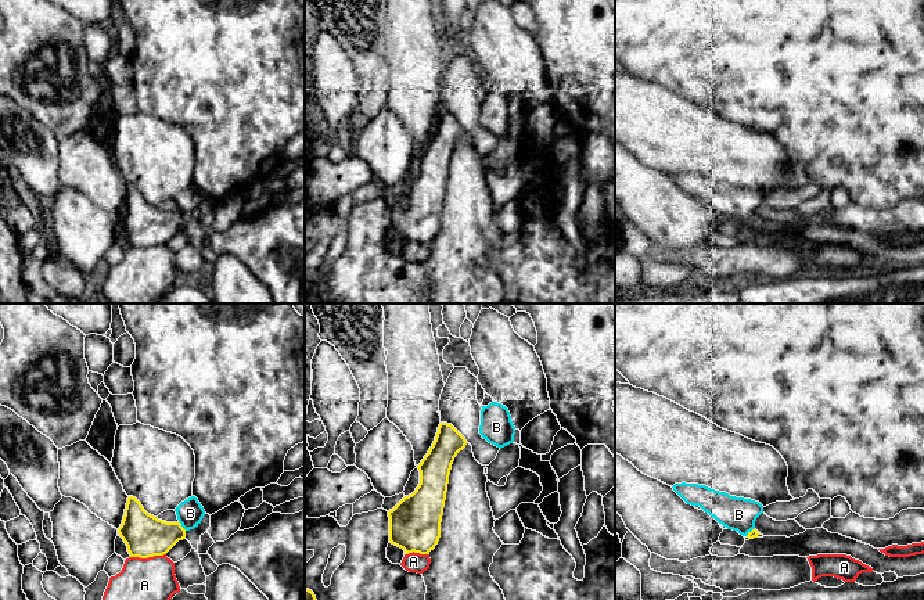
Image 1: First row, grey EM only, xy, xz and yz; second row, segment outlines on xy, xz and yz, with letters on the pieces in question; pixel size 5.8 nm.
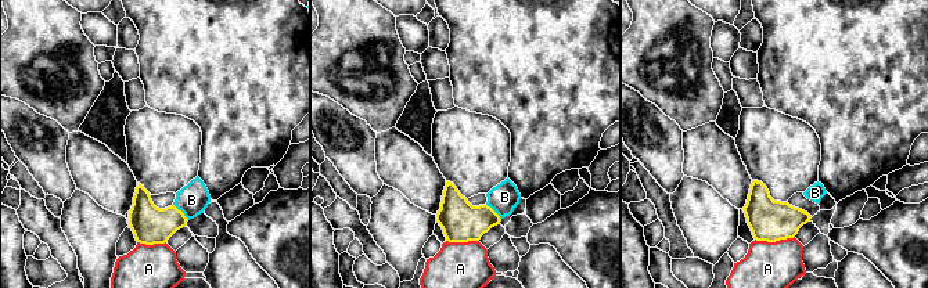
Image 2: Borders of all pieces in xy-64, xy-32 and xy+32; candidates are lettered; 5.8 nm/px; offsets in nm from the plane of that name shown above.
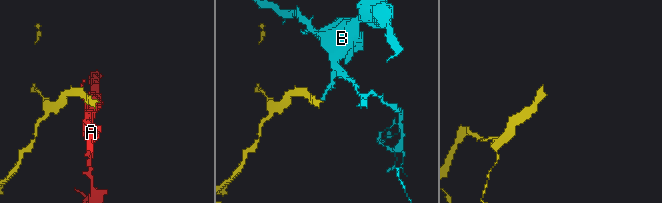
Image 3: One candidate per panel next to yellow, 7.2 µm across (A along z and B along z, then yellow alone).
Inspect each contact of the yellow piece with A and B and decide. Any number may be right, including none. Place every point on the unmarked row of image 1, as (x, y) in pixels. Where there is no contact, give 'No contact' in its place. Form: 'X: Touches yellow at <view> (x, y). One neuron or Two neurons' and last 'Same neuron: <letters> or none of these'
A: Touches yellow at xy (147, 247). Two neurons
B: Touches yellow at xy (180, 215). One neuron
Same neuron: B

